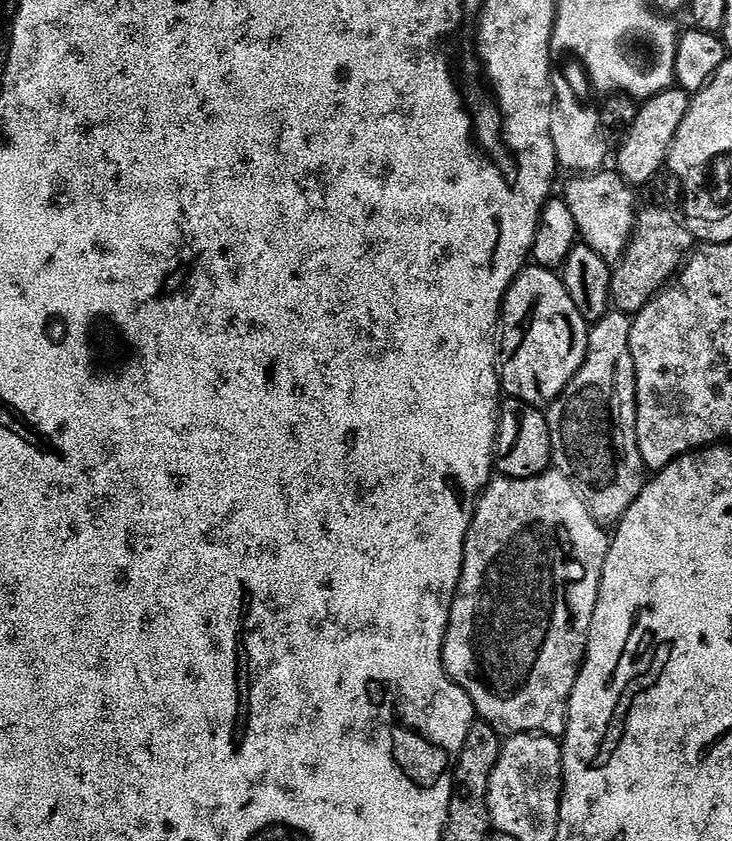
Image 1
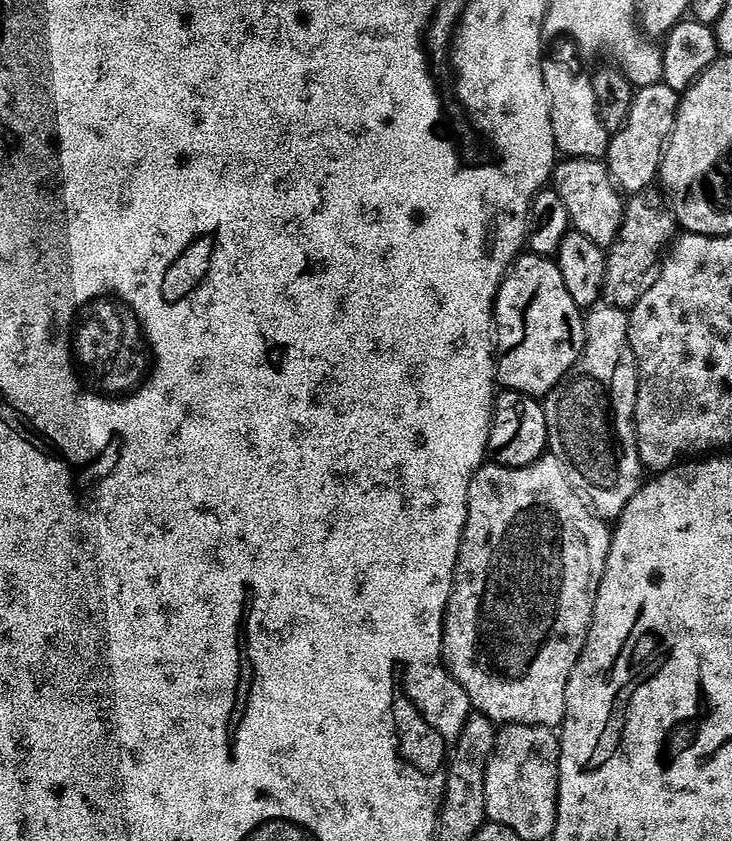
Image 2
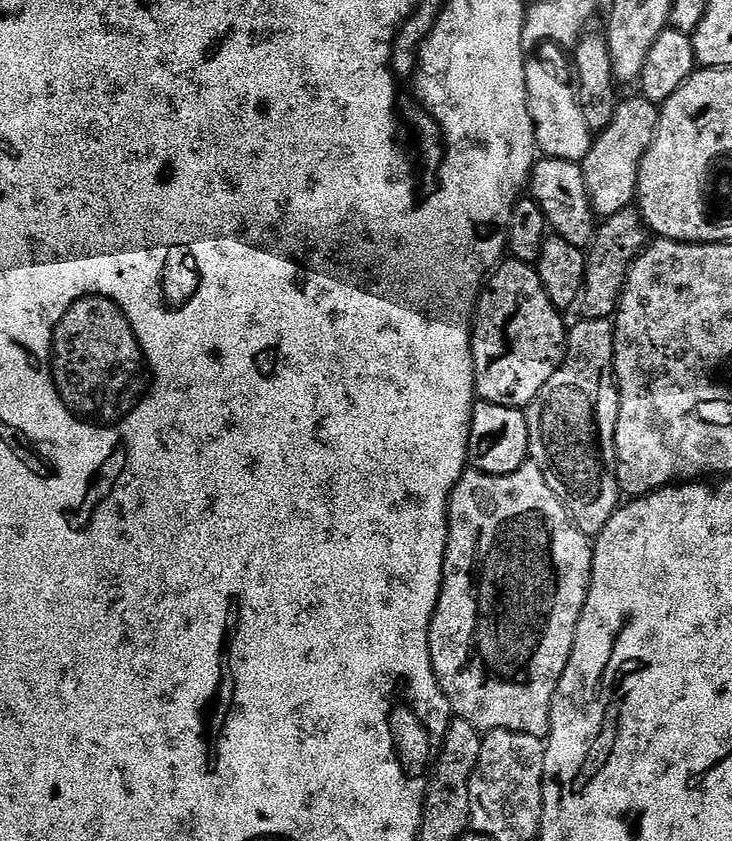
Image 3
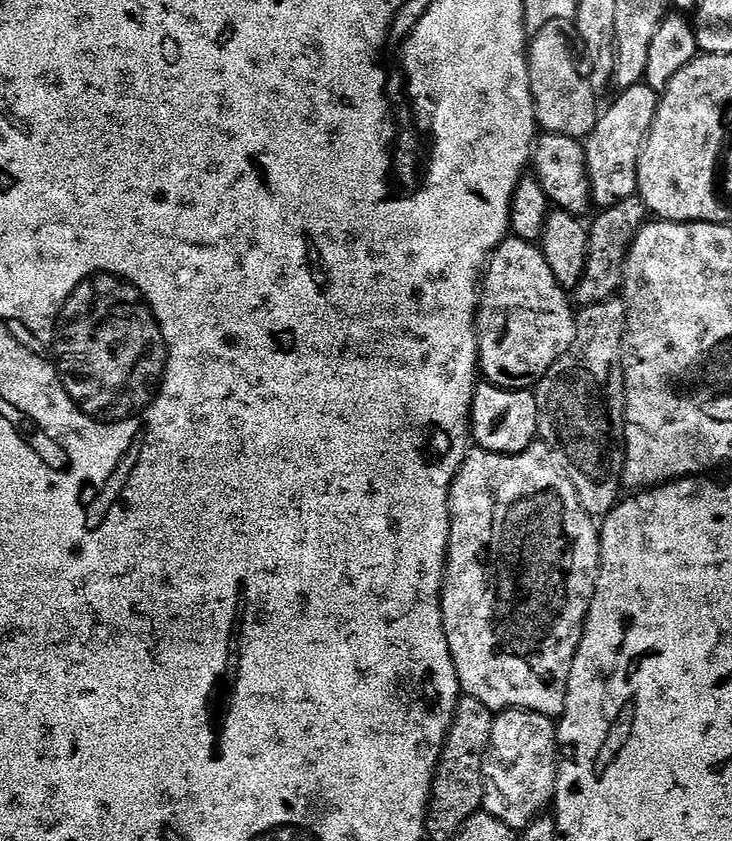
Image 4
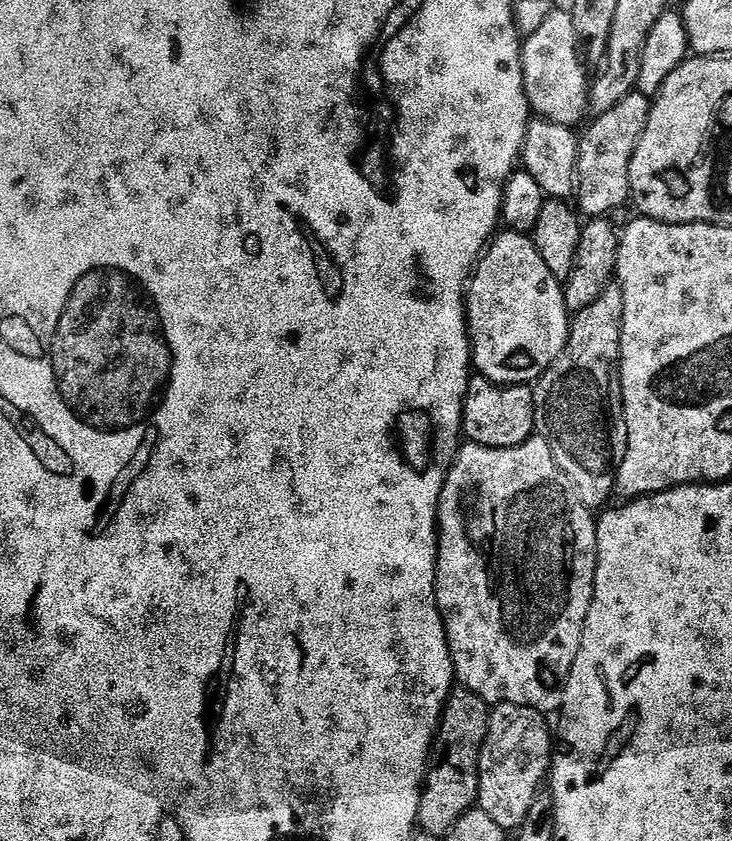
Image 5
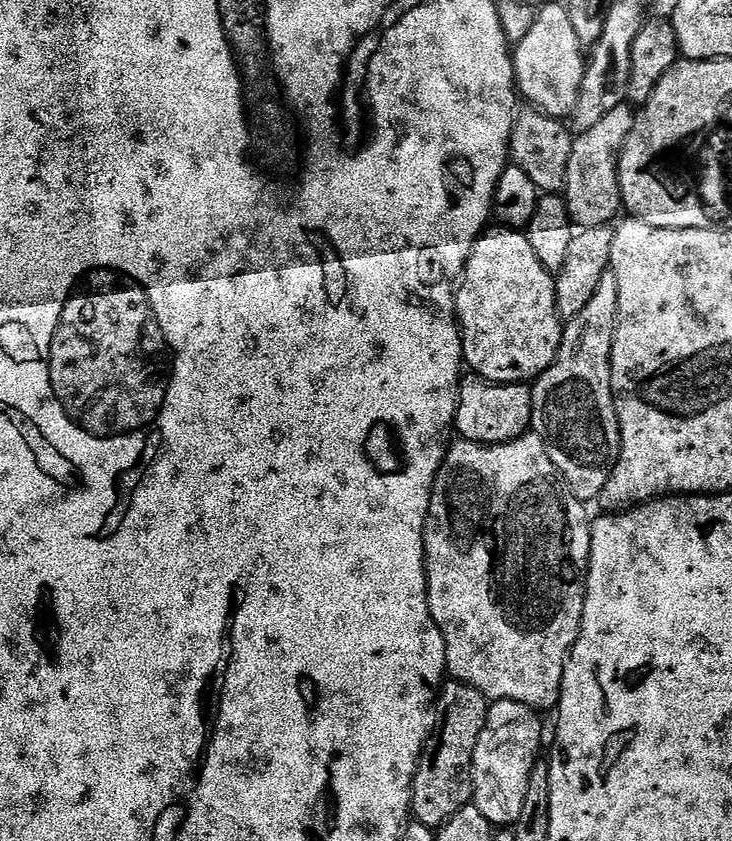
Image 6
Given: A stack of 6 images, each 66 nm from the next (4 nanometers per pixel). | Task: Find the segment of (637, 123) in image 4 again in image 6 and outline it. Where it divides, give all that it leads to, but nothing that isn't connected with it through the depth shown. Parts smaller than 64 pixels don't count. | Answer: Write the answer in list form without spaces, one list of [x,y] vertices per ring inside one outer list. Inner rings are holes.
[[[623,102],[606,114],[600,122],[595,123],[590,130],[573,139],[562,197],[567,204],[571,223],[577,229],[602,228],[611,225],[621,215],[616,162],[620,158],[620,147],[626,142],[635,121],[633,109]]]

